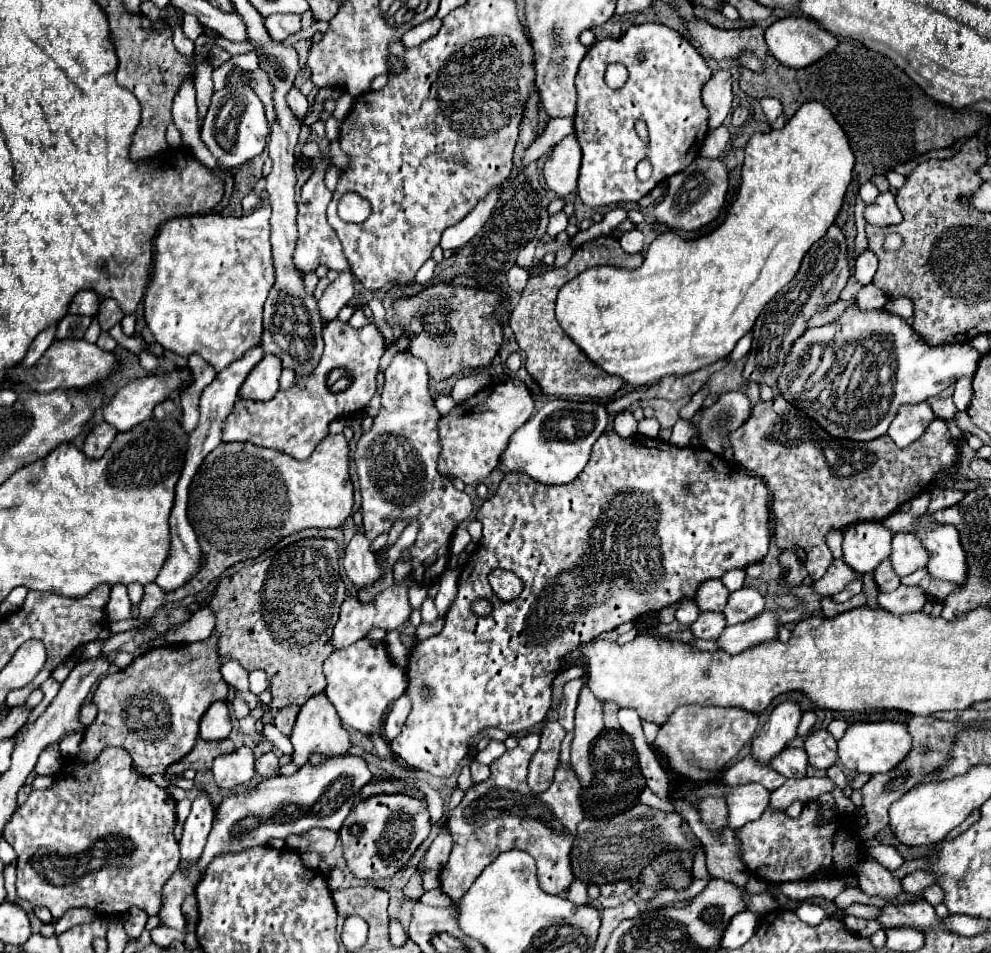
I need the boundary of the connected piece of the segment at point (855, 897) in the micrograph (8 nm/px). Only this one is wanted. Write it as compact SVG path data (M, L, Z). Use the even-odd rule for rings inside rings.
M849 886L845 891L840 893L836 899L835 903L839 908L845 908L853 903L863 903L869 905L875 905L877 907L884 907L887 905L883 899L879 899L879 897L869 897L859 888L859 886L852 887Z

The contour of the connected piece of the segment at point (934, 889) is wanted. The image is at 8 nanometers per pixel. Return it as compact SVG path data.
M931 885L929 889L925 889L923 899L929 901L933 907L939 905L939 903L943 903L943 887L941 885Z

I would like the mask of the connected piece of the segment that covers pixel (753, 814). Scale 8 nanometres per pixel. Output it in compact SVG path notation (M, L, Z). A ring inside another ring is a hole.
M721 779L707 783L703 787L697 787L689 791L683 801L691 807L697 807L701 799L713 797L713 795L725 795L727 803L727 827L739 829L749 821L755 821L761 817L765 807L769 805L769 795L763 785L759 783L745 783L745 785L725 785Z

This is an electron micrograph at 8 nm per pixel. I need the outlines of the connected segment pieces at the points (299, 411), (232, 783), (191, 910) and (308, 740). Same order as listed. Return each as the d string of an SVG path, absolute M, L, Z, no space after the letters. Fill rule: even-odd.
M333 319L325 325L323 339L325 339L325 351L323 351L323 357L321 357L319 365L315 367L313 375L297 377L295 385L289 391L279 391L267 403L249 401L249 399L241 399L241 397L237 399L231 415L227 417L225 431L223 431L223 441L227 441L227 443L231 443L231 441L241 441L241 443L251 441L257 447L275 449L275 451L291 455L293 459L307 459L311 455L311 451L315 449L315 445L327 435L327 427L333 419L347 417L347 415L353 415L353 413L361 413L367 407L367 403L371 401L371 397L377 391L379 359L385 353L383 339L381 339L377 327L373 323L369 323L361 329L355 329L349 323L341 323L339 319ZM333 371L341 373L339 379L331 379Z
M249 747L235 749L229 755L219 755L213 761L213 775L215 781L219 783L221 789L235 789L239 785L249 785L253 777L257 775L255 771L255 753Z
M191 895L189 897L189 901L185 901L183 903L183 913L187 915L187 917L191 917L191 929L187 929L187 931L193 931L195 929L195 923L197 923L197 899L195 899L195 895Z
M317 693L315 697L307 699L307 703L301 707L301 711L297 715L297 721L295 721L295 727L293 727L293 733L289 739L293 743L293 763L299 767L303 767L307 763L311 753L323 753L323 755L333 757L333 755L347 753L347 749L351 747L349 733L343 729L335 707L327 699L325 693Z

